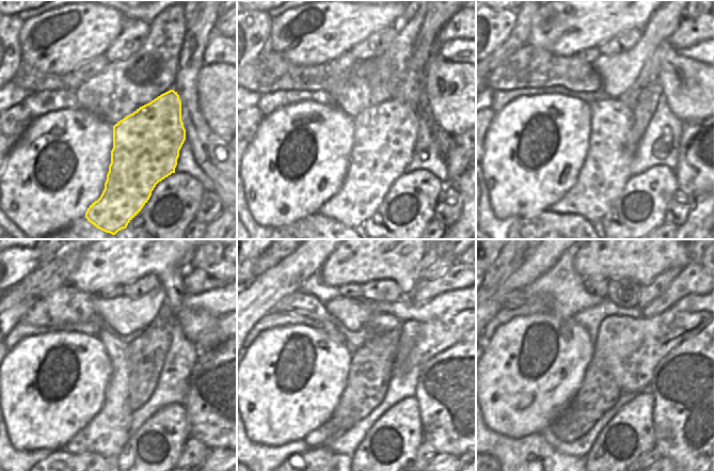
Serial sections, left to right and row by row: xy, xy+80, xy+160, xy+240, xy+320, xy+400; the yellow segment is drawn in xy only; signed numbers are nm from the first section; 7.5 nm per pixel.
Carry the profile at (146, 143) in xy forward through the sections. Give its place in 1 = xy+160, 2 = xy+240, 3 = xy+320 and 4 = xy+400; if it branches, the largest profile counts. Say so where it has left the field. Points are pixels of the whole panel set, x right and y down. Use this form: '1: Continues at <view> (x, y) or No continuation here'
1: Continues at xy+160 (605, 171)
2: Continues at xy+240 (107, 434)
3: Continues at xy+320 (314, 312)
4: Continues at xy+400 (518, 298).

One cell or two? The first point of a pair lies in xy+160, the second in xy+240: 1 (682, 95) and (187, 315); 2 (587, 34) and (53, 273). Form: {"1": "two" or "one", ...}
{"1": "one", "2": "two"}

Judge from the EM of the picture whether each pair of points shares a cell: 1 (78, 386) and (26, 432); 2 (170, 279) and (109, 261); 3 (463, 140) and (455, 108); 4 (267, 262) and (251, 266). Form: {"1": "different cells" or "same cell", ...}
{"1": "same cell", "2": "same cell", "3": "different cells", "4": "same cell"}

